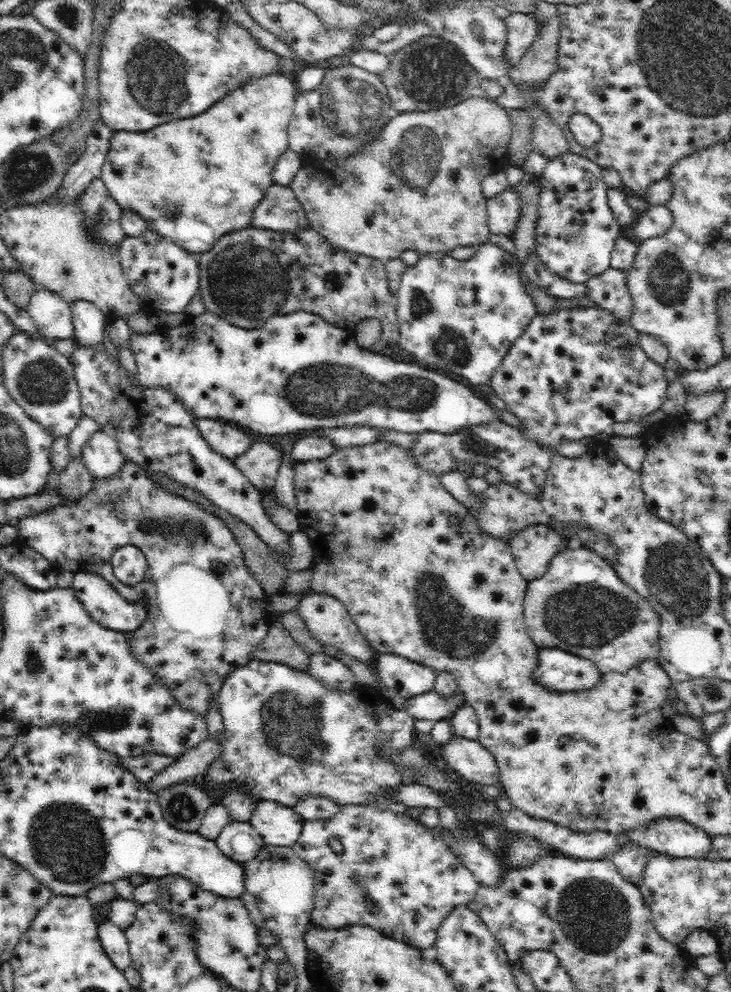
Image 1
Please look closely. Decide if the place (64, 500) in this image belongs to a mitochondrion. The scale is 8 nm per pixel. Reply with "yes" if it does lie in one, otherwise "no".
no

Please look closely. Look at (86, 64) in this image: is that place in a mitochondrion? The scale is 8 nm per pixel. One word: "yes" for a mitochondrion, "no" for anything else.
no

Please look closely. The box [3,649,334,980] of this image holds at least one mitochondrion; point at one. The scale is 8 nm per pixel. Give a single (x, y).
(67, 840)

